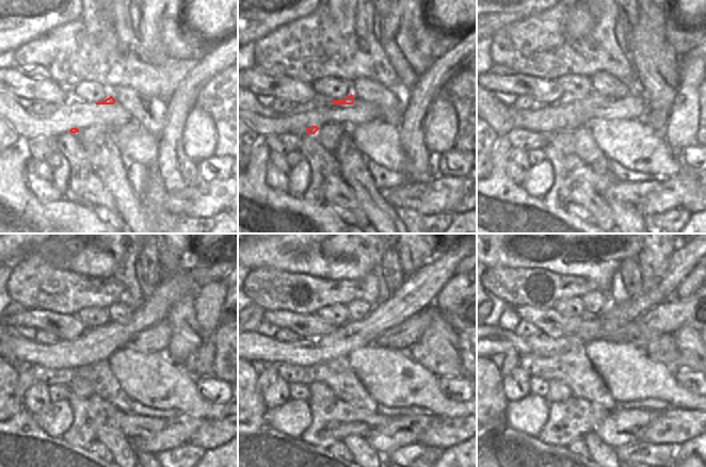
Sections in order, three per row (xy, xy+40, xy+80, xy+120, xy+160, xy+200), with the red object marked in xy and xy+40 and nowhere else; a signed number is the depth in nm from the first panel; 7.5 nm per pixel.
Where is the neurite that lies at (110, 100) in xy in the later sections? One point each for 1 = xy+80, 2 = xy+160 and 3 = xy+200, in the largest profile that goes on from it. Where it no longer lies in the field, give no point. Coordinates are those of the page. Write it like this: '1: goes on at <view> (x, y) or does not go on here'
1: goes on at xy+80 (549, 124)
2: goes on at xy+160 (419, 289)
3: goes on at xy+200 (685, 258)

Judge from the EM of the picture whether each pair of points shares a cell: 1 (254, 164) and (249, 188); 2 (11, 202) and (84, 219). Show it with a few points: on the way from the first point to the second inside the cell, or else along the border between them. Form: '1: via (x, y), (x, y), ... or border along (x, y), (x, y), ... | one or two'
1: via (254, 170), (254, 177), (251, 182) | one
2: via (29, 211), (36, 219), (66, 219) | one

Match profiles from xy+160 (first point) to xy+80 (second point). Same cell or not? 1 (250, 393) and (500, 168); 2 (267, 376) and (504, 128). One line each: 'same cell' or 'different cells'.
1: different cells
2: different cells

